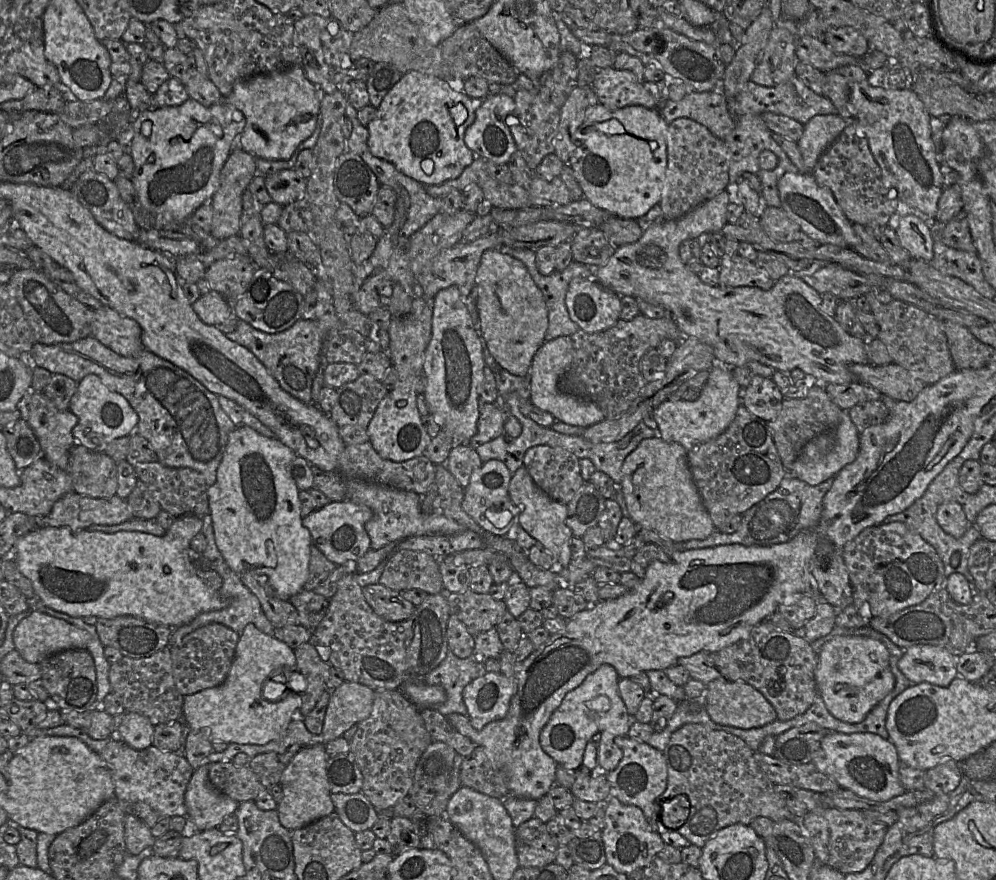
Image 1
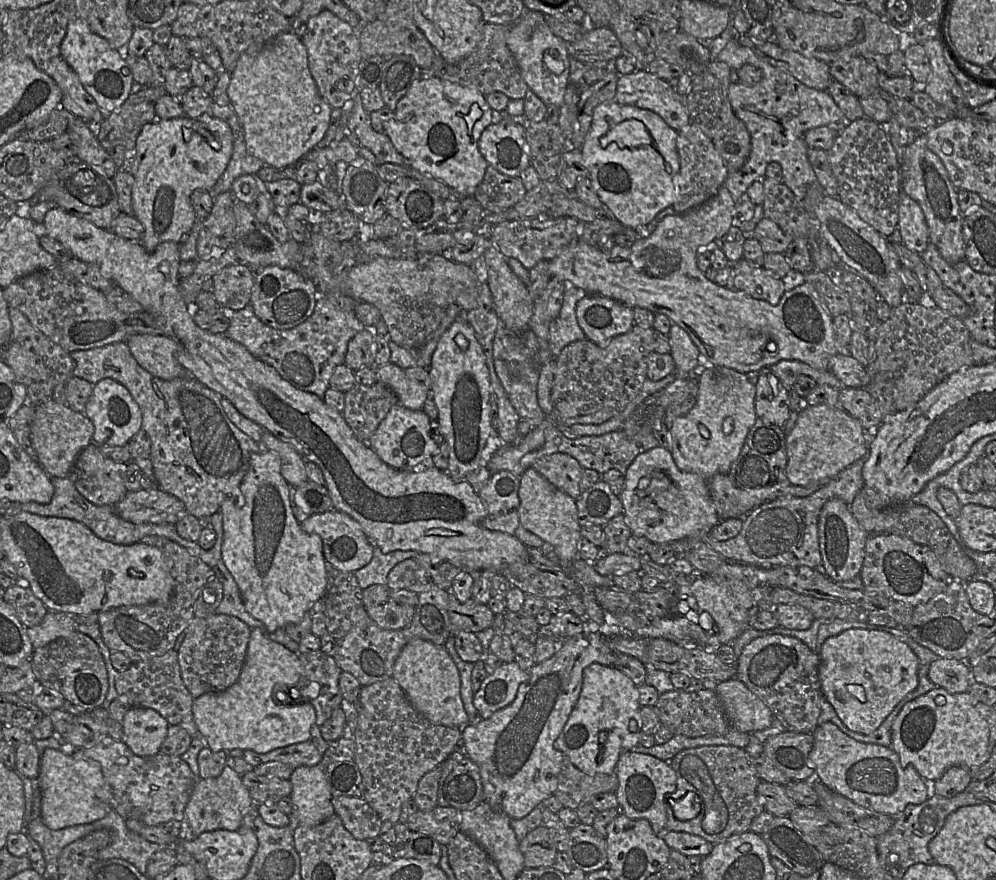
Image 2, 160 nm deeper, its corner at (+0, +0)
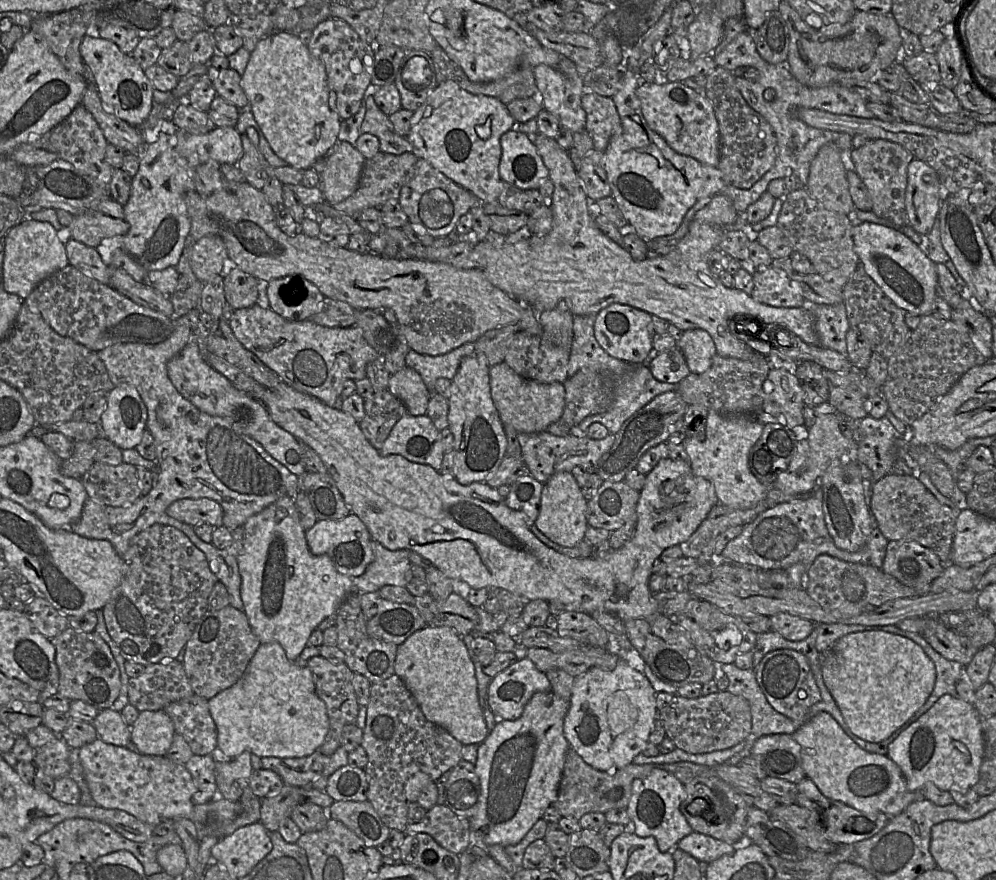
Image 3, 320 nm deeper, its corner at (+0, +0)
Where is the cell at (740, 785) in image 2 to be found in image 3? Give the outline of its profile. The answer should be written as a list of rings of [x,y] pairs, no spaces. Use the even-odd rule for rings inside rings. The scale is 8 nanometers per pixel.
[[[698,776],[684,785],[686,799],[682,802],[680,810],[685,816],[693,831],[711,836],[728,844],[738,845],[744,837],[745,821],[750,805],[730,785],[716,776]],[[697,797],[707,800],[712,811],[705,817],[695,816],[688,812],[688,805]]]

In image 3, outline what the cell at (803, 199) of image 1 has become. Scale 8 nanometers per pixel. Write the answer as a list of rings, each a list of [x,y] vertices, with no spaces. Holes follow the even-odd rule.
[[[855,222],[854,250],[866,273],[900,309],[922,316],[930,314],[937,296],[938,274],[934,263],[900,228],[870,222]]]

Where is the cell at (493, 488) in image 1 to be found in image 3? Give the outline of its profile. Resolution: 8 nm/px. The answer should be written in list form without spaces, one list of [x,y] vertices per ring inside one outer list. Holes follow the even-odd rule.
[[[530,473],[519,477],[509,485],[509,493],[505,497],[506,505],[527,515],[527,525],[534,525],[539,514],[541,493],[544,484],[536,480]]]

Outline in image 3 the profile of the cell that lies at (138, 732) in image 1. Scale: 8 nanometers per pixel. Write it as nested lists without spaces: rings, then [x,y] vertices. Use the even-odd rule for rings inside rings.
[[[141,711],[131,728],[131,742],[141,754],[165,756],[175,730],[171,718],[163,711]]]

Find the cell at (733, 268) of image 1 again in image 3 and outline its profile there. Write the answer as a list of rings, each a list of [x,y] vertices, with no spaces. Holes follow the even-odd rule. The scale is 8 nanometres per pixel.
[[[771,266],[754,270],[752,277],[754,287],[750,296],[755,301],[783,308],[806,306],[801,289],[784,271]]]

